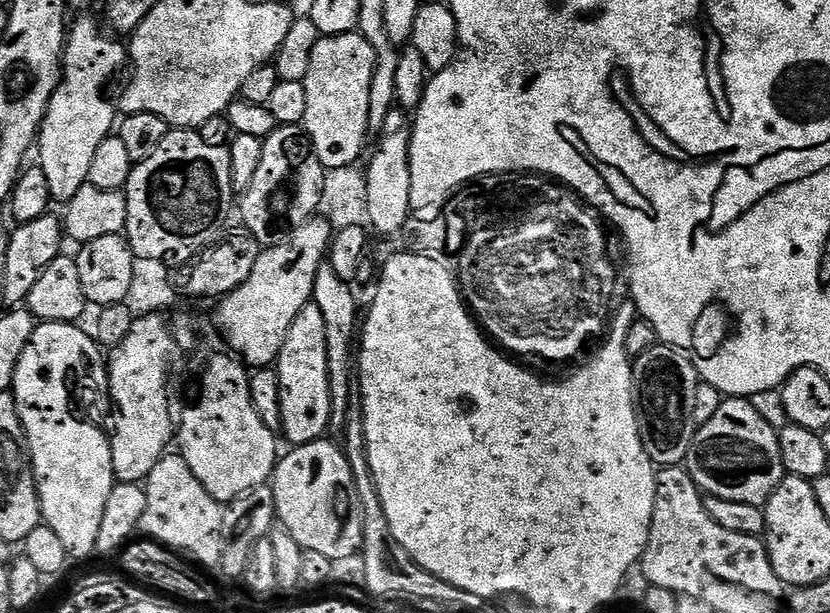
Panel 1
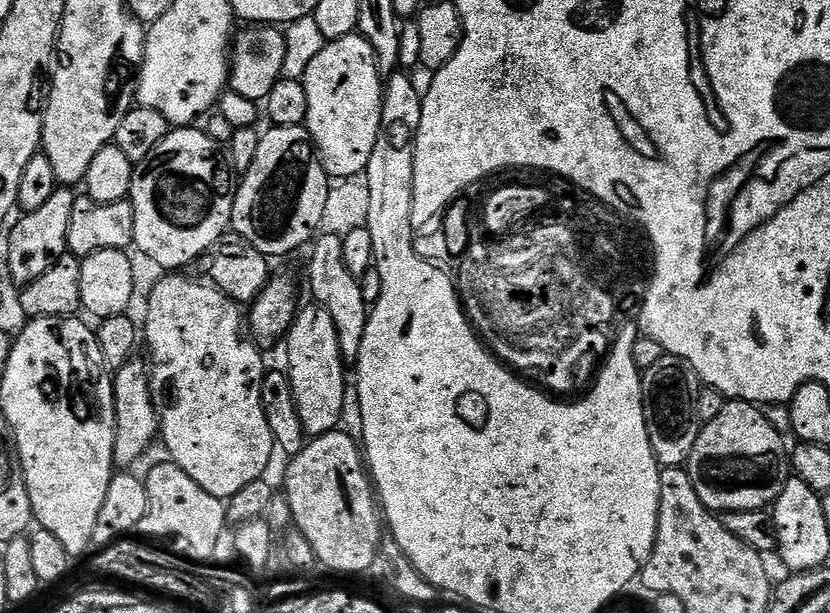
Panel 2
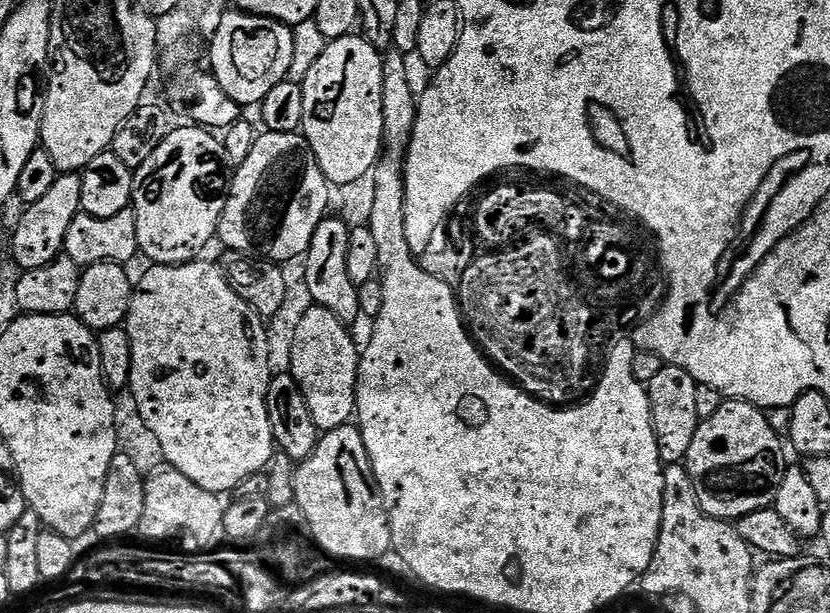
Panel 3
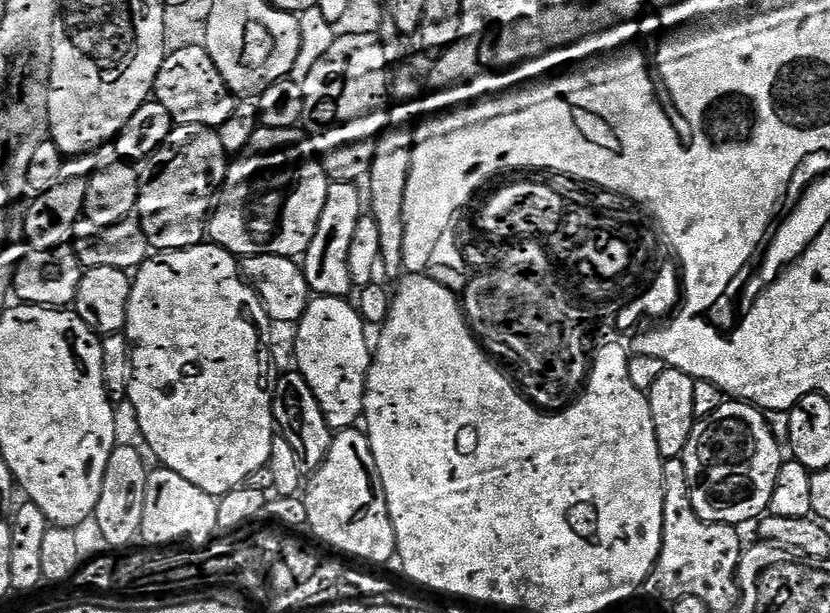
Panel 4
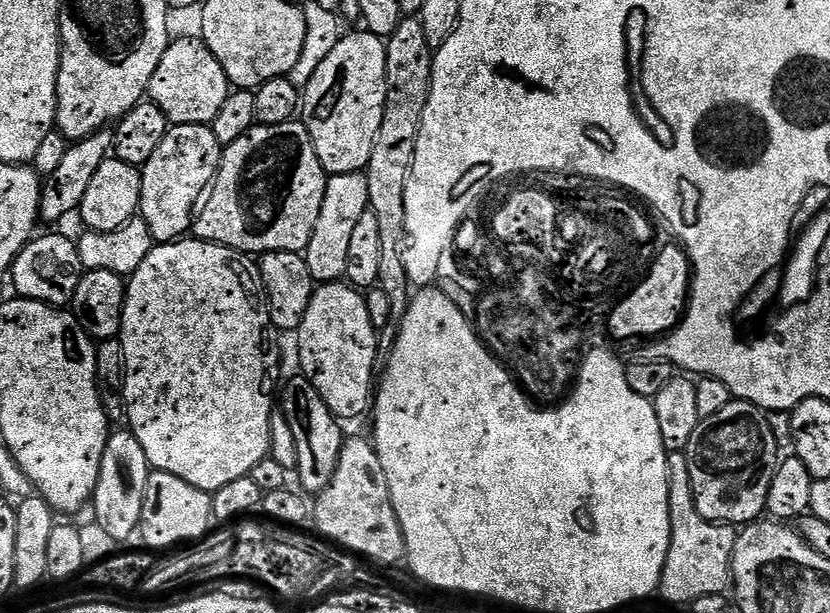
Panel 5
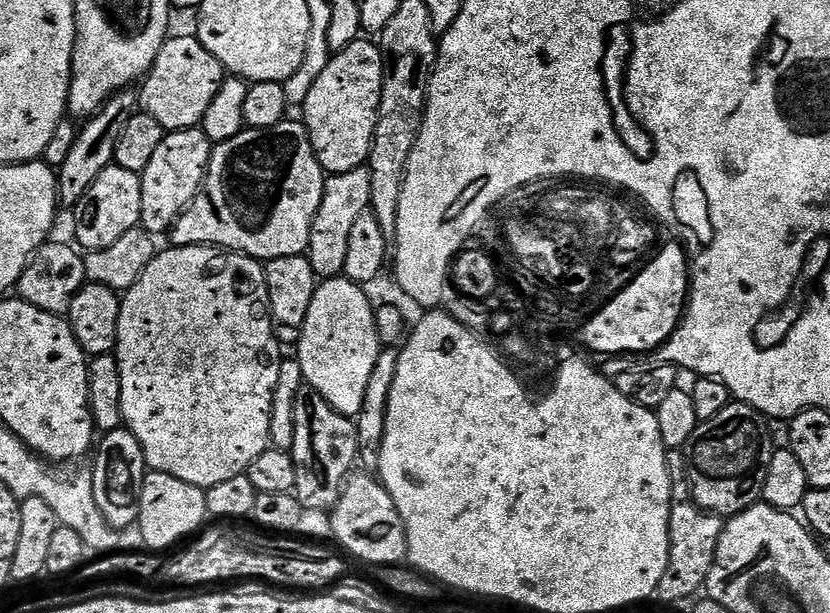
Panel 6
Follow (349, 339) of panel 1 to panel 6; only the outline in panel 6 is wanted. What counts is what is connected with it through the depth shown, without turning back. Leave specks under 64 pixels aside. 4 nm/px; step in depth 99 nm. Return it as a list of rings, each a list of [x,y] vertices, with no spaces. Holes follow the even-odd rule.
[[[367,167],[346,170],[342,174],[329,175],[325,179],[322,202],[312,223],[306,253],[317,278],[336,278],[343,273],[346,266],[346,246],[350,246],[350,230],[354,227],[354,218],[369,211],[371,202],[370,174]]]

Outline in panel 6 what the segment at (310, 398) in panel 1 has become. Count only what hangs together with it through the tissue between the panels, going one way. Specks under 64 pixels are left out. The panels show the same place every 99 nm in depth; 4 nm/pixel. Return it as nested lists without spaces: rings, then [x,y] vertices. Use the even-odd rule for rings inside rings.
[[[347,278],[325,279],[310,302],[294,352],[295,359],[300,361],[304,384],[322,394],[338,414],[349,418],[356,418],[363,408],[367,382],[382,349],[376,333],[374,304],[364,292],[367,291],[361,285]]]

